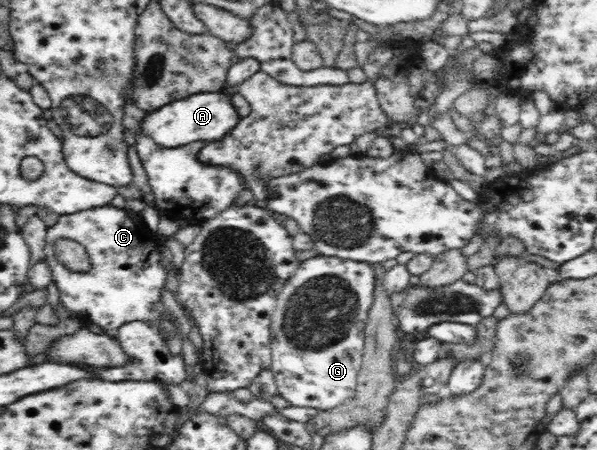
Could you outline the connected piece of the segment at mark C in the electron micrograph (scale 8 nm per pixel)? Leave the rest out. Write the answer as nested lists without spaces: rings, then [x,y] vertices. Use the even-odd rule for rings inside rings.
[[[109,205],[59,216],[57,223],[46,231],[43,263],[50,267],[52,281],[56,282],[57,289],[59,289],[60,303],[69,313],[85,319],[88,324],[94,323],[97,327],[102,327],[109,337],[120,338],[116,332],[125,323],[142,320],[159,324],[161,319],[167,317],[167,308],[161,302],[161,291],[165,287],[167,273],[161,265],[160,246],[161,242],[158,242],[155,233],[145,226],[145,221],[139,212]],[[61,237],[73,239],[85,247],[91,261],[91,269],[86,272],[75,272],[57,261],[54,243]]]

